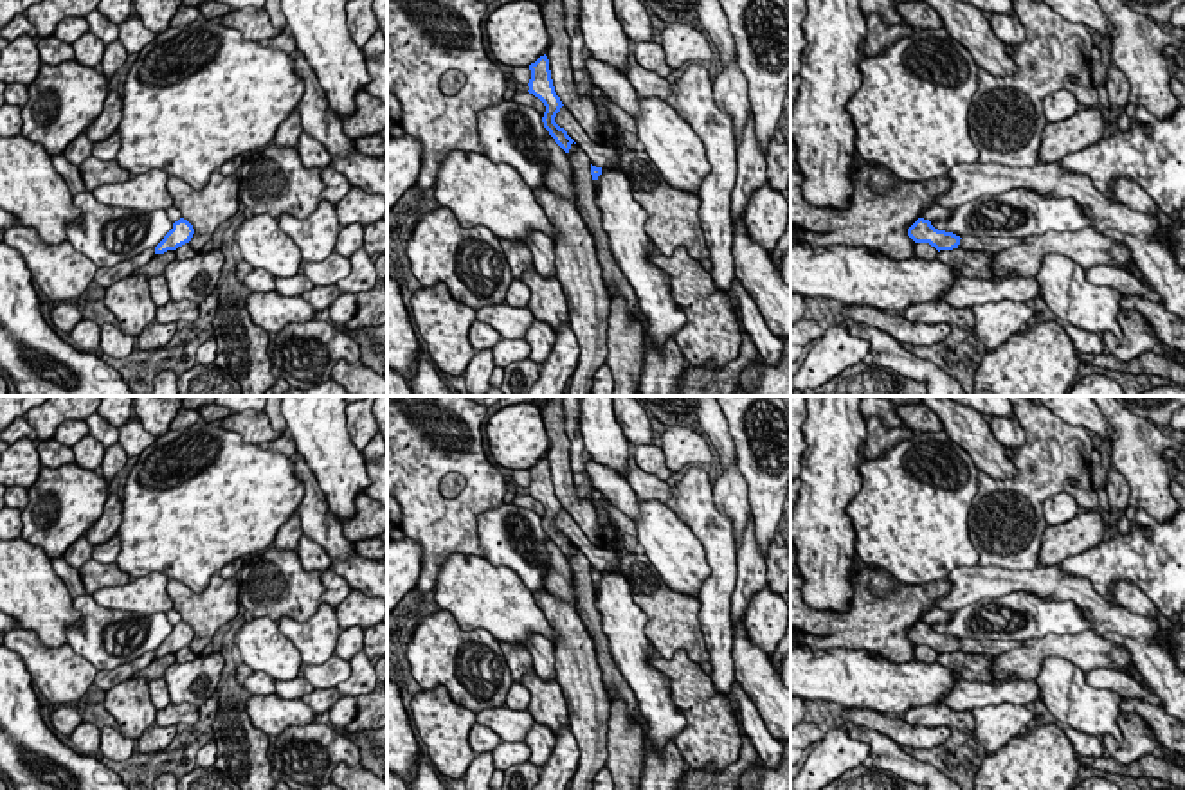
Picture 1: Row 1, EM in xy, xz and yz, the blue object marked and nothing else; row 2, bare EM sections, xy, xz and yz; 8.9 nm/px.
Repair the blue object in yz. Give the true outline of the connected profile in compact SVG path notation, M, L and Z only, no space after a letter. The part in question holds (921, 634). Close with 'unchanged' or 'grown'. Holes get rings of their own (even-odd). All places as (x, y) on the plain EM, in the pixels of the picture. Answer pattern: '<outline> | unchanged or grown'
M918 621L909 632L908 632L908 639L915 644L915 646L929 646L931 650L935 650L938 655L940 653L953 653L958 651L960 648L960 639L953 637L953 635L945 635L945 633L938 633L931 628L929 623Z | unchanged

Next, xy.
M180 621L173 626L173 632L164 639L164 642L155 650L155 657L176 653L178 650L189 646L193 637L193 628L187 623Z | unchanged

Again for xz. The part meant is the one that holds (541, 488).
M546 457L540 459L535 466L529 468L529 473L531 473L531 482L528 486L528 489L529 489L528 495L533 497L535 500L538 500L546 509L546 515L542 520L544 531L549 534L549 538L555 542L555 545L565 556L569 556L571 547L574 543L567 538L567 534L564 531L560 531L555 525L555 520L564 507L553 489L547 459Z | unchanged

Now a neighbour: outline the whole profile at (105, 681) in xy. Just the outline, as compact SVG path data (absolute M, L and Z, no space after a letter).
M148 651L133 662L117 666L115 669L97 671L94 678L94 689L110 691L113 686L133 678L139 671L142 671L148 664L155 660L155 651Z

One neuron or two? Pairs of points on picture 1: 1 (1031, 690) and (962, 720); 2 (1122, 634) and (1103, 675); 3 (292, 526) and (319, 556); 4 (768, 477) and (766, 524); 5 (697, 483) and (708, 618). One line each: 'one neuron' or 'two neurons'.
1: two neurons
2: two neurons
3: two neurons
4: one neuron
5: one neuron

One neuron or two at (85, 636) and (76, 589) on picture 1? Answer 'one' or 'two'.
two

